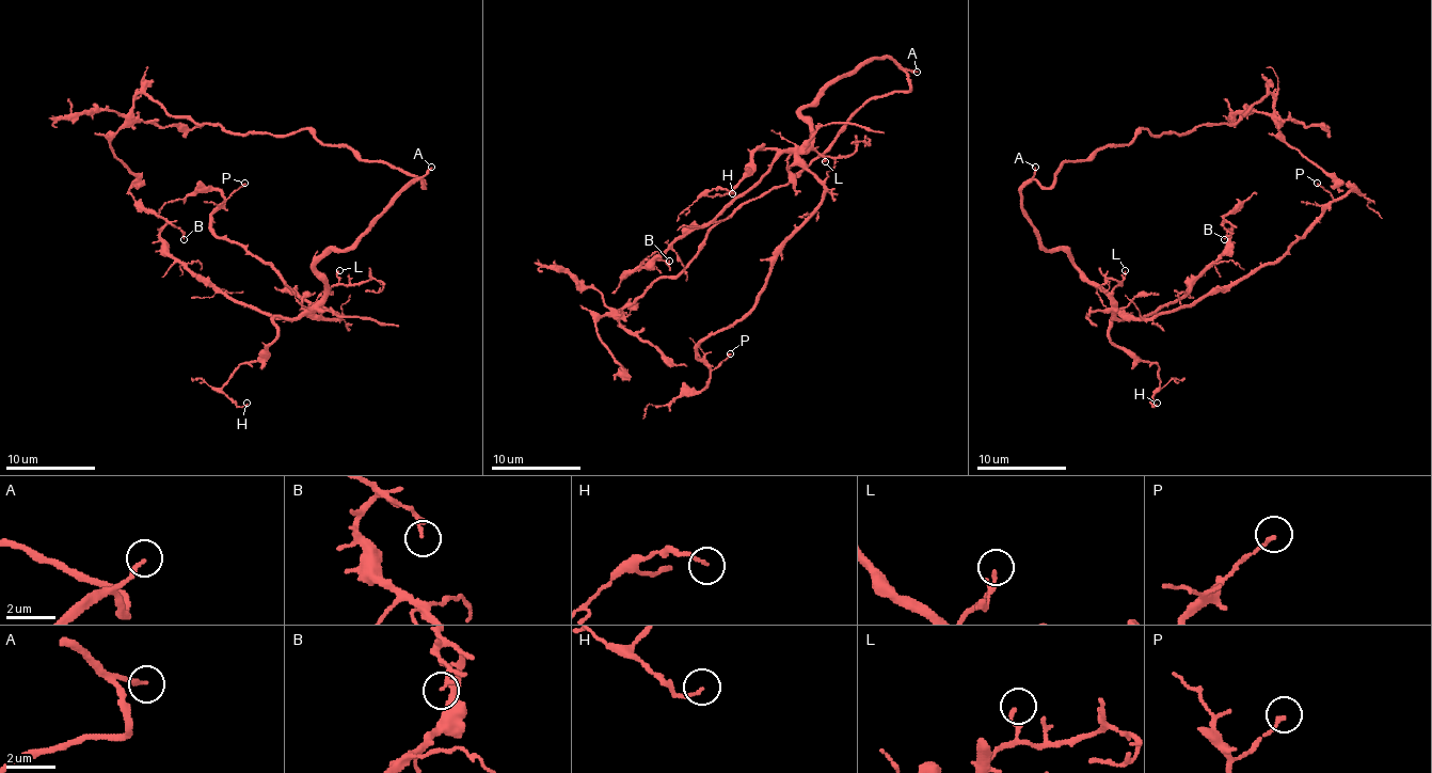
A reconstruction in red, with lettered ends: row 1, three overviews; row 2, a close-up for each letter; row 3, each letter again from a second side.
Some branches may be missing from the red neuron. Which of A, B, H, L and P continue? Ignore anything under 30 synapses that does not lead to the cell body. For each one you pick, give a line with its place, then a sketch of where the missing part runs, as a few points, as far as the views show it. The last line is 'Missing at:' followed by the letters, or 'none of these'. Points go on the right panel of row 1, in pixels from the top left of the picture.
A: at (1035, 167)
Missing at: A

